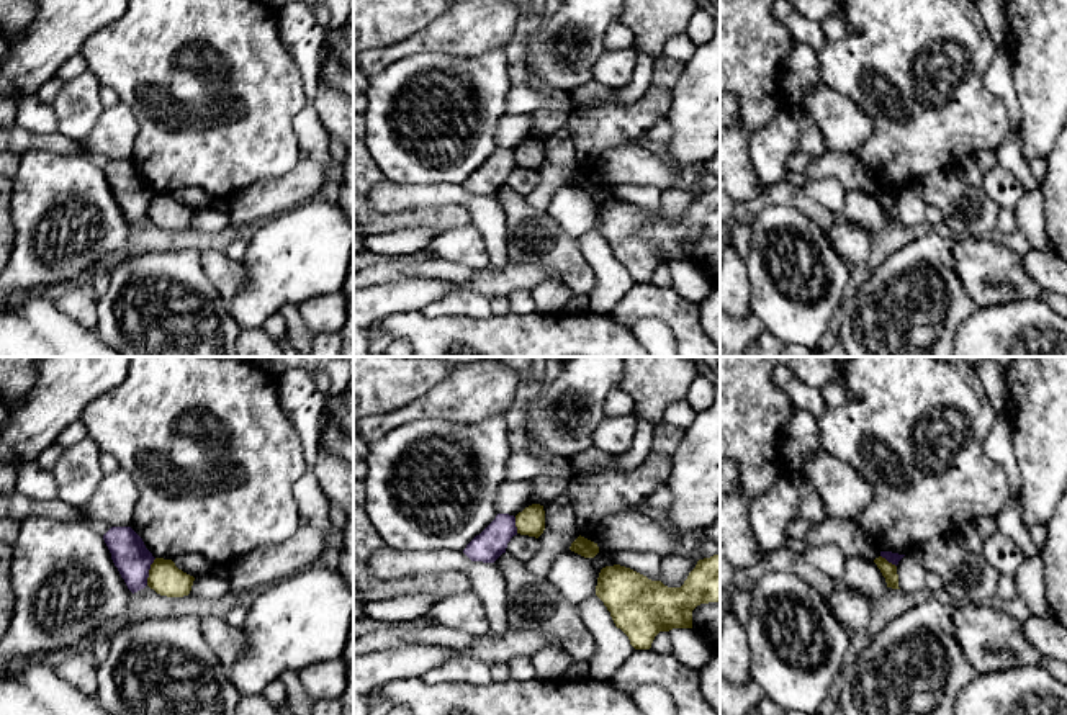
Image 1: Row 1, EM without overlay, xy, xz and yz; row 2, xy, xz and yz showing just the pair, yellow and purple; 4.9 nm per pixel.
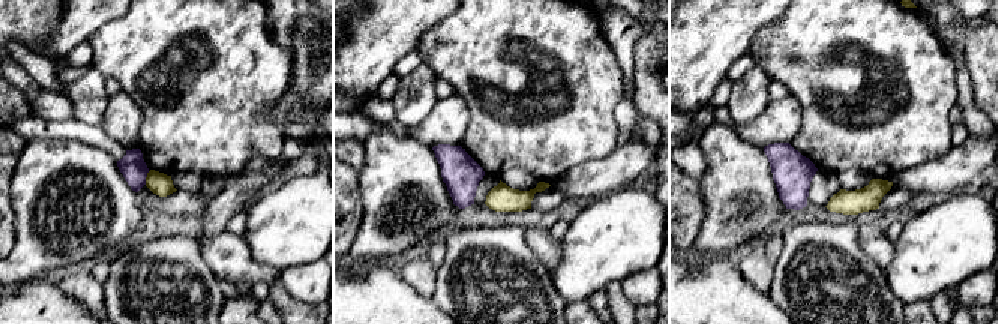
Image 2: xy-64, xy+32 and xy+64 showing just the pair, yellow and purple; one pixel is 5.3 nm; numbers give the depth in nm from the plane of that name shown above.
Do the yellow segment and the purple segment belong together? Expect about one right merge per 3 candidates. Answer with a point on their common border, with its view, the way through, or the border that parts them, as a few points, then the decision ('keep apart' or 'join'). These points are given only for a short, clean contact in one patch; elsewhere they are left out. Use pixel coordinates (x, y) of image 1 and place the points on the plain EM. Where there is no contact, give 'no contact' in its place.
contact xy (149, 205); border xy (156, 192), (146, 218); keep apart

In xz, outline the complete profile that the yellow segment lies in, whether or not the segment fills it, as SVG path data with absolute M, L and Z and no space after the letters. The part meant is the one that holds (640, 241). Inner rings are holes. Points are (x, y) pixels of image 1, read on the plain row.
M720 188L699 193L681 221L668 221L661 214L620 200L601 203L596 229L604 236L617 262L630 273L635 283L650 283L660 265L692 262L692 244L700 237L720 236Z

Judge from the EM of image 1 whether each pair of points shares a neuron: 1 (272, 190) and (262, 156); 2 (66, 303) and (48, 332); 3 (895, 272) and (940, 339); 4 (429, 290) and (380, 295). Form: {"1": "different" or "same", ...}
{"1": "different", "2": "different", "3": "same", "4": "same"}

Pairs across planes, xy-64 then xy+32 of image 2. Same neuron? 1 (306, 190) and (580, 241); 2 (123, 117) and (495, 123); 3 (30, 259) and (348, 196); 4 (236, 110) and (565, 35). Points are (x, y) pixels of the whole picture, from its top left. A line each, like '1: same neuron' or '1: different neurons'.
1: same neuron
2: different neurons
3: different neurons
4: same neuron

